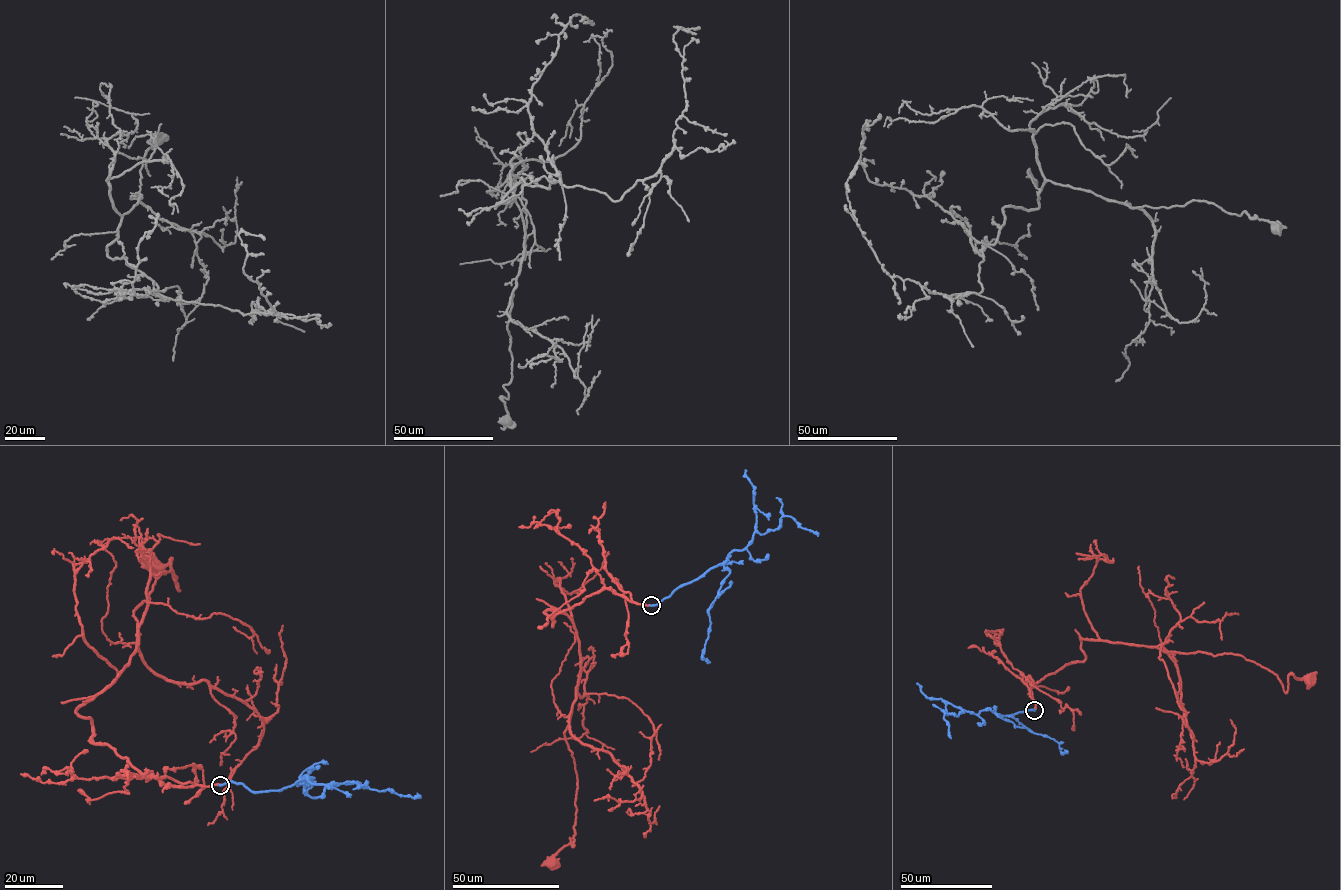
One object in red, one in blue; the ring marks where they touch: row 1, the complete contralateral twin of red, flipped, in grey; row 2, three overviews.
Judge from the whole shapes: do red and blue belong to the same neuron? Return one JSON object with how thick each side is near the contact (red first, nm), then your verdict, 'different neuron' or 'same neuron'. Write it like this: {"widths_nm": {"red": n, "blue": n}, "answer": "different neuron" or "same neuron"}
{"widths_nm": {"red": 320, "blue": 360}, "answer": "same neuron"}

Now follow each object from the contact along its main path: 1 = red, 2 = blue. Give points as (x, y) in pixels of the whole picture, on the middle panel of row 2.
1: (650, 605), (601, 589), (552, 626), (544, 611), (571, 619), (580, 661), (564, 734), (574, 846), (551, 864)
2: (650, 605), (723, 563), (733, 550), (742, 550), (755, 532), (776, 529), (783, 516), (792, 517), (818, 536)

